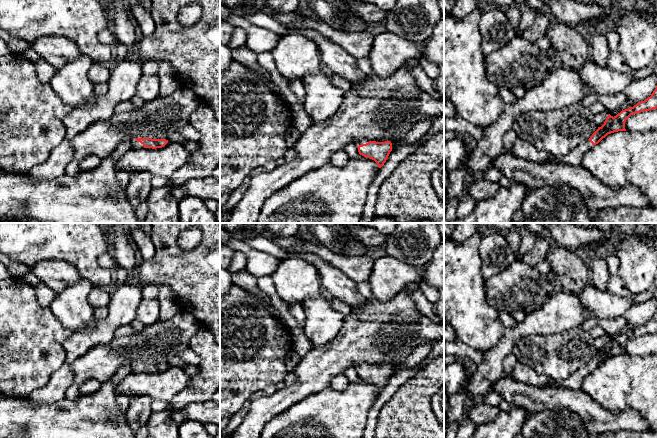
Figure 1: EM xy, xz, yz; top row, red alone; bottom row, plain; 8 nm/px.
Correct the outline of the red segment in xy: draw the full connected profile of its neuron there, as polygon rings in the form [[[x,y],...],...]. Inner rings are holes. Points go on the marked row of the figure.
[[[135,138],[131,141],[132,149],[160,149],[168,143],[166,139]]]

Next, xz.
[[[362,138],[357,140],[355,145],[360,155],[374,160],[379,168],[384,165],[392,151],[392,143],[388,140],[385,142],[376,142]]]

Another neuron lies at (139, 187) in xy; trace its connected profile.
[[[149,172],[130,173],[129,183],[126,188],[127,199],[133,208],[137,208],[146,201],[152,190],[152,175]]]

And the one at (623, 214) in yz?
[[[603,208],[598,211],[597,217],[598,223],[657,223],[657,208]]]

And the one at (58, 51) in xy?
[[[41,37],[29,44],[41,58],[50,63],[56,70],[74,61],[81,55],[76,44],[65,37]]]

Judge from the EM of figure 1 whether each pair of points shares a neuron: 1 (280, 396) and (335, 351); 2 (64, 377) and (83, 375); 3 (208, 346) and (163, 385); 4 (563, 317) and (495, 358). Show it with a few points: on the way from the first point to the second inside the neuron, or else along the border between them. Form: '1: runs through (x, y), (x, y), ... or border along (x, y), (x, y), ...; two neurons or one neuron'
1: runs through (294, 392), (321, 365); one neuron
2: border along (72, 365), (73, 381), (64, 396); two neurons
3: border along (191, 377), (188, 384), (175, 395); two neurons
4: runs through (545, 321), (534, 323), (524, 328), (510, 340); one neuron

